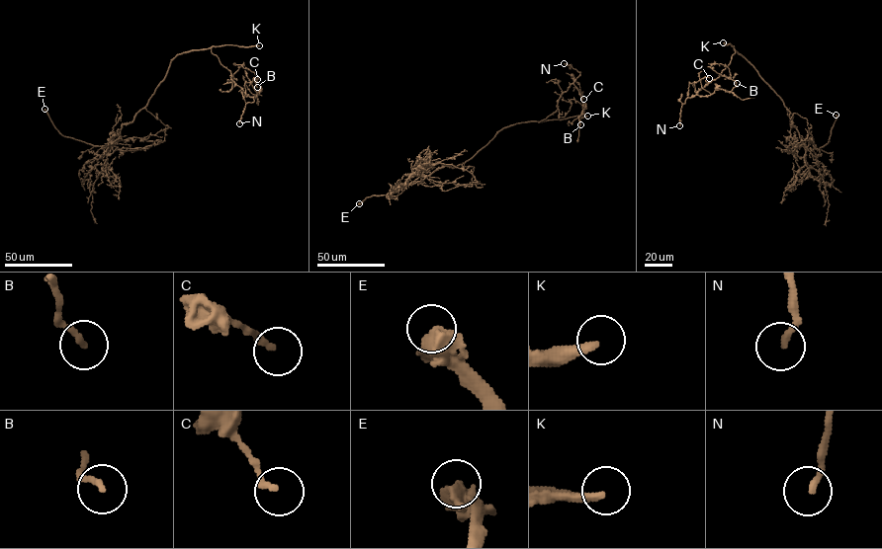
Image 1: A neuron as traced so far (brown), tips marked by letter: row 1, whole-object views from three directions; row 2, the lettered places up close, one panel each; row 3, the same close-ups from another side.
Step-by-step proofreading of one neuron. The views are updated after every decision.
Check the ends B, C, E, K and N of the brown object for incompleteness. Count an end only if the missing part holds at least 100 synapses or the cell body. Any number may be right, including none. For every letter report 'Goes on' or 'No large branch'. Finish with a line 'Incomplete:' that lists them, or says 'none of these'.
B: No large branch
C: No large branch
E: Goes on
K: Goes on
N: No large branch
Incomplete: E, K

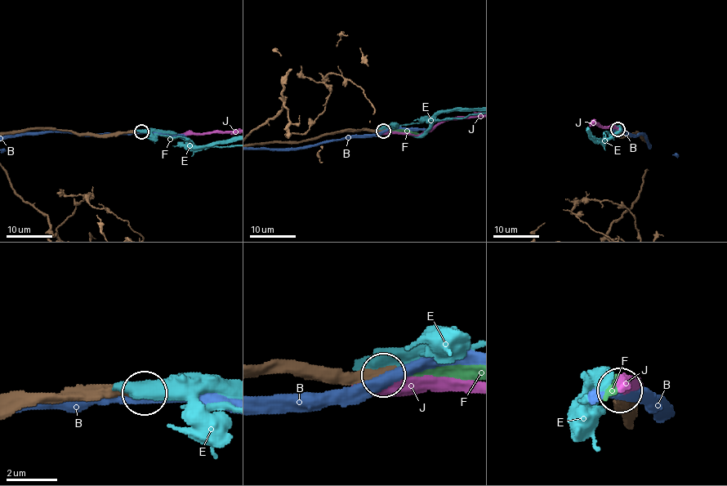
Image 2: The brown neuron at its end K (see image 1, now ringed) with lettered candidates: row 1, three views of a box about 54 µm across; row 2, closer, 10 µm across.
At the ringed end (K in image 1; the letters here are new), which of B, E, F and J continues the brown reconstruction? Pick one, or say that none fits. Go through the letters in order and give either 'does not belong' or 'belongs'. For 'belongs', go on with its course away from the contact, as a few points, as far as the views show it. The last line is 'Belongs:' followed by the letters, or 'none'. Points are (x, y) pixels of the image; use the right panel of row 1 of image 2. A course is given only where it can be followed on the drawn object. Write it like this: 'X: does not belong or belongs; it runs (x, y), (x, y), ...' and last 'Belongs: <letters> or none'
B: does not belong
E: does not belong
F: belongs
J: does not belong
Belongs: F

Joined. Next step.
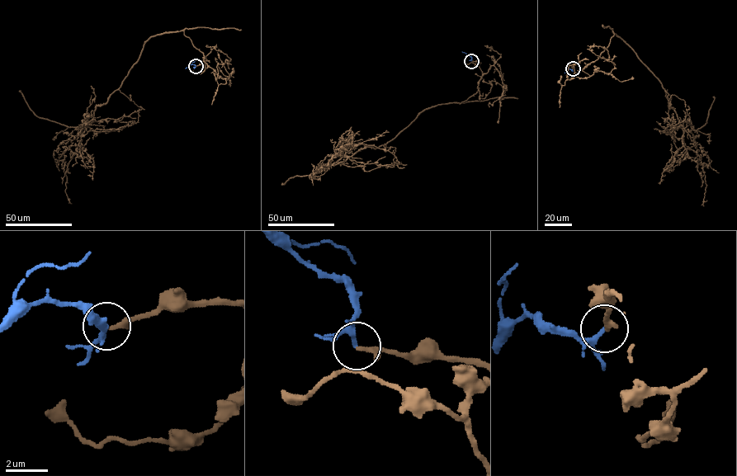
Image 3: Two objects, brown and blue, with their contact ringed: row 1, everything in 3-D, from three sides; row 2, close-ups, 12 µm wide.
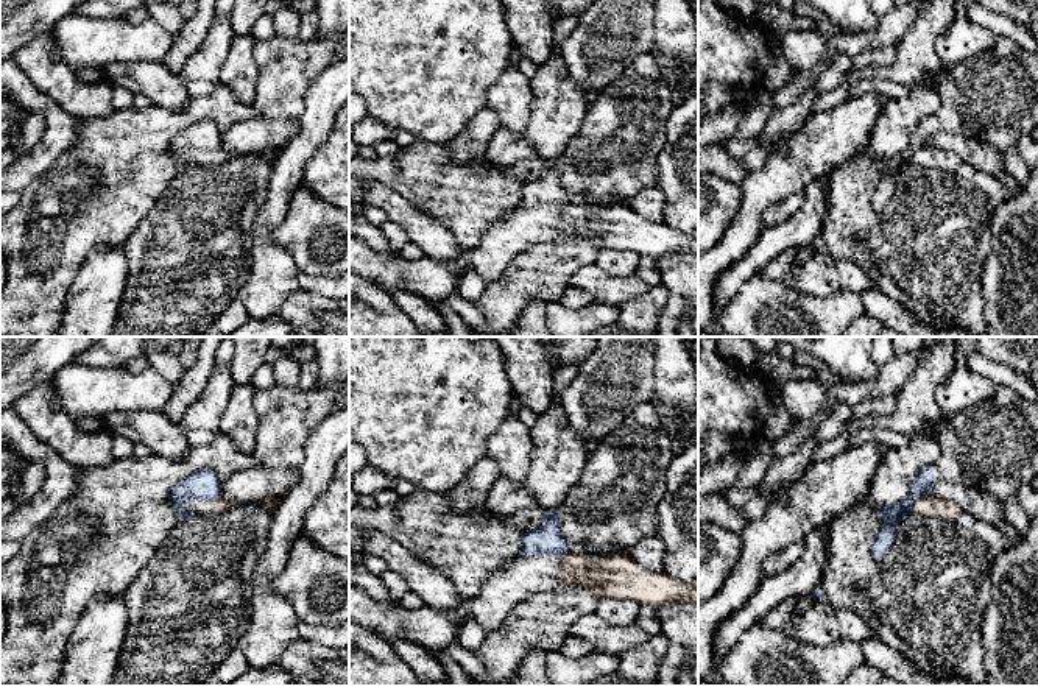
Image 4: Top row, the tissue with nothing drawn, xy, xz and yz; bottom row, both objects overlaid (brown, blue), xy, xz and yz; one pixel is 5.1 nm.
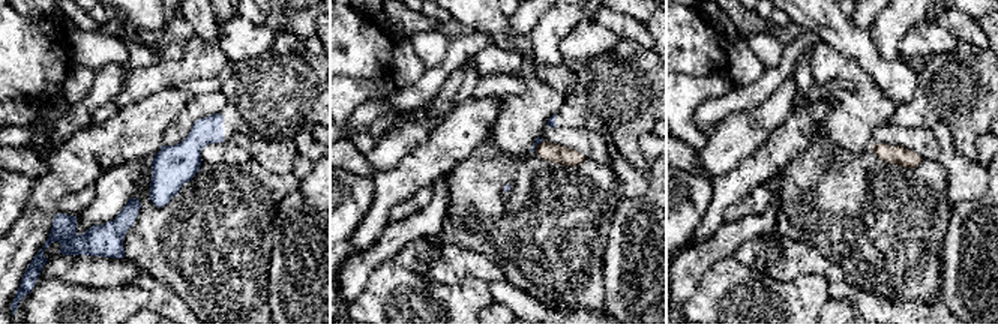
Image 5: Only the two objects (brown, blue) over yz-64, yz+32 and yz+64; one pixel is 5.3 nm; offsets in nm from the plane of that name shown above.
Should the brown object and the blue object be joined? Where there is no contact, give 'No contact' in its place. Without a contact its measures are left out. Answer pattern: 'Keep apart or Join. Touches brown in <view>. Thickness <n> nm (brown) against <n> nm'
Keep apart. Touches brown in yz. Thickness 110 nm (brown) against 110 nm

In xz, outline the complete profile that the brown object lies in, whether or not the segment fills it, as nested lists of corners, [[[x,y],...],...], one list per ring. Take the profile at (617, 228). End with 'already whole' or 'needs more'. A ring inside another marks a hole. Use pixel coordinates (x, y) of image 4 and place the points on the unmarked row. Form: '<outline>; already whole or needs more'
[[[572,200],[561,207],[521,207],[507,214],[485,231],[475,248],[452,262],[435,262],[425,256],[419,260],[380,256],[349,232],[349,271],[383,290],[444,302],[468,271],[494,282],[530,248],[556,245],[567,235],[589,239],[597,251],[636,251],[653,260],[683,253],[698,260],[698,231],[681,232],[664,221],[647,221],[620,203],[595,210]]]; needs more

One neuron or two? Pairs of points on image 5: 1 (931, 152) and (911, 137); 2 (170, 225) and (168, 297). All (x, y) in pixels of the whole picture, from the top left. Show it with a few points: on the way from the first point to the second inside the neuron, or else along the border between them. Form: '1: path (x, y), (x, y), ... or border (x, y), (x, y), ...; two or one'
1: path (926, 147), (916, 138); one
2: border (146, 270), (165, 282), (191, 308); two

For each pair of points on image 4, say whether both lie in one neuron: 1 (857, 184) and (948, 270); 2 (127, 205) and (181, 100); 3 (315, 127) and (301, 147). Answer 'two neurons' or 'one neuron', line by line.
1: one neuron
2: two neurons
3: one neuron

